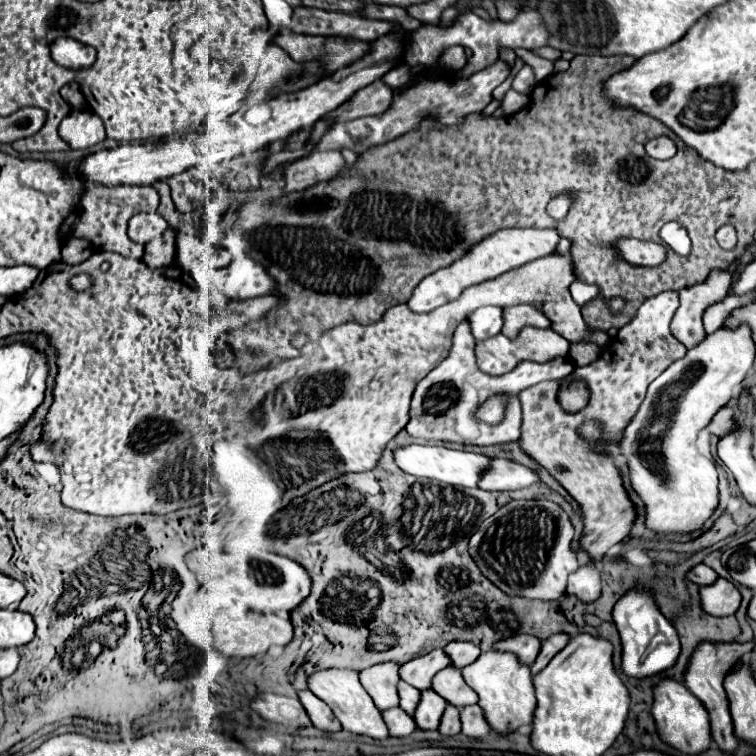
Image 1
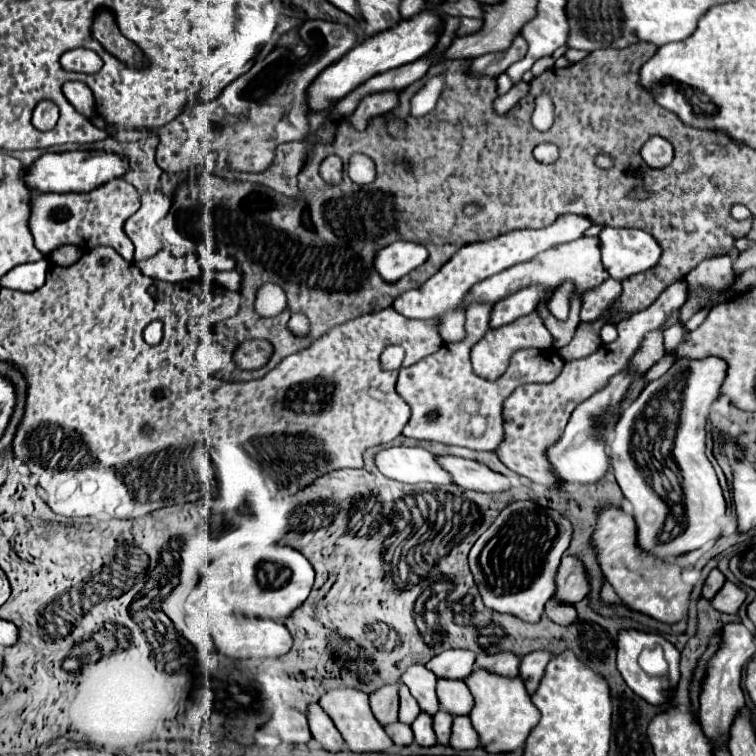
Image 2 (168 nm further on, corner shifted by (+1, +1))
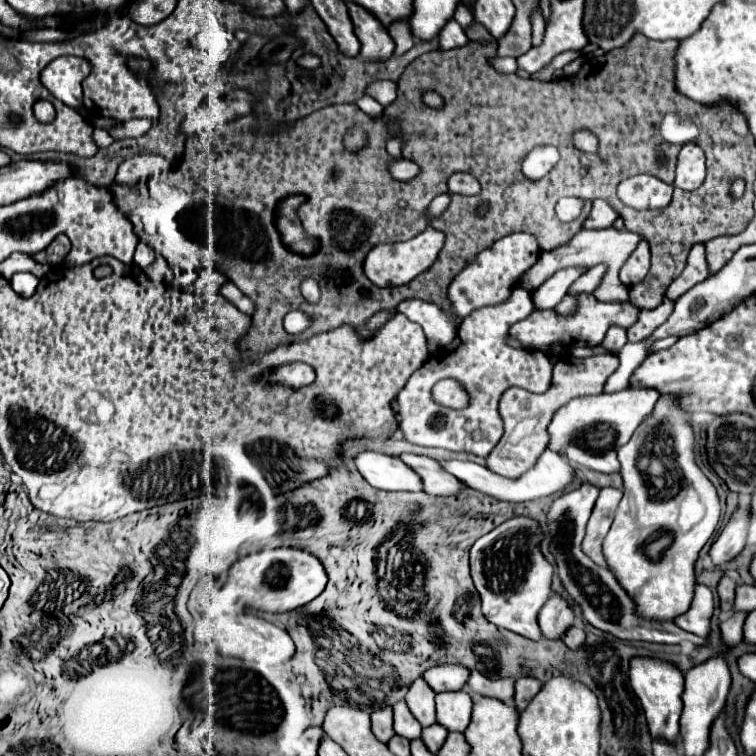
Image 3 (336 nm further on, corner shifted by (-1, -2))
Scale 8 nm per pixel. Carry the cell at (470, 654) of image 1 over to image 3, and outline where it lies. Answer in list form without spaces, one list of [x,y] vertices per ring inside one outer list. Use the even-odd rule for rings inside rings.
[[[444,664],[444,666],[434,666],[430,670],[424,672],[424,680],[428,682],[428,686],[440,694],[440,692],[454,692],[454,690],[462,690],[466,680],[468,680],[470,670],[458,664]]]

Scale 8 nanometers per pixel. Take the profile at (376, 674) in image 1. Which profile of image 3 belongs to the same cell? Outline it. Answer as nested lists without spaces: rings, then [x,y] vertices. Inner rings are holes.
[[[382,708],[382,710],[372,712],[372,732],[384,744],[394,736],[394,730],[392,730],[392,708]]]

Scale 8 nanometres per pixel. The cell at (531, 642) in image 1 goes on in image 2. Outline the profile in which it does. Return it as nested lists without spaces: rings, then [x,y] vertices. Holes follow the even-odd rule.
[[[482,651],[476,657],[478,667],[486,667],[490,671],[498,671],[498,675],[510,675],[510,677],[518,675],[520,661],[522,661],[522,655],[518,655],[516,651],[500,651],[500,653]]]

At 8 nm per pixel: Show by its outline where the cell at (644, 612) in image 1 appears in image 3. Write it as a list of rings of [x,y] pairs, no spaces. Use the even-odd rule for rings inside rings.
[[[632,658],[630,662],[630,684],[632,690],[636,692],[642,710],[646,714],[646,722],[650,728],[650,736],[652,740],[664,740],[668,744],[676,744],[678,742],[678,720],[682,714],[682,684],[684,684],[684,676],[682,672],[662,660],[654,660],[654,658]]]

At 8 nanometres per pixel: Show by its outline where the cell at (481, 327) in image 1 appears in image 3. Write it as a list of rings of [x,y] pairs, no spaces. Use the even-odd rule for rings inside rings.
[[[570,266],[570,268],[562,268],[558,272],[554,272],[538,290],[532,292],[534,308],[544,310],[544,308],[556,306],[566,296],[566,290],[570,288],[570,284],[576,278],[580,278],[584,272],[586,272],[586,268],[580,268],[580,266]]]

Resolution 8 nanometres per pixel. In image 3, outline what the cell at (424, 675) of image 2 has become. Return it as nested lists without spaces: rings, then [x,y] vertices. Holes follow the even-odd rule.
[[[418,678],[412,686],[410,686],[410,690],[408,690],[408,694],[406,694],[406,704],[408,704],[408,708],[410,708],[410,712],[412,712],[412,716],[422,724],[422,726],[432,726],[434,722],[436,722],[436,708],[434,708],[434,690],[432,688],[428,688],[428,684],[422,680],[422,678]]]

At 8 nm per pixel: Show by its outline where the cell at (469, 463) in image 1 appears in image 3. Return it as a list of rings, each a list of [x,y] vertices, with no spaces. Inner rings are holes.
[[[364,450],[354,458],[354,464],[362,478],[376,490],[420,490],[420,478],[414,470],[408,470],[396,456]]]

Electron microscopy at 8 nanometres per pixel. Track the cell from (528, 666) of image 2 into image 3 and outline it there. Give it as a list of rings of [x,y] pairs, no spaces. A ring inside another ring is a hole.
[[[520,678],[520,680],[516,680],[514,708],[518,712],[522,712],[530,704],[530,700],[536,696],[538,690],[540,690],[540,682],[536,682],[534,678]]]

